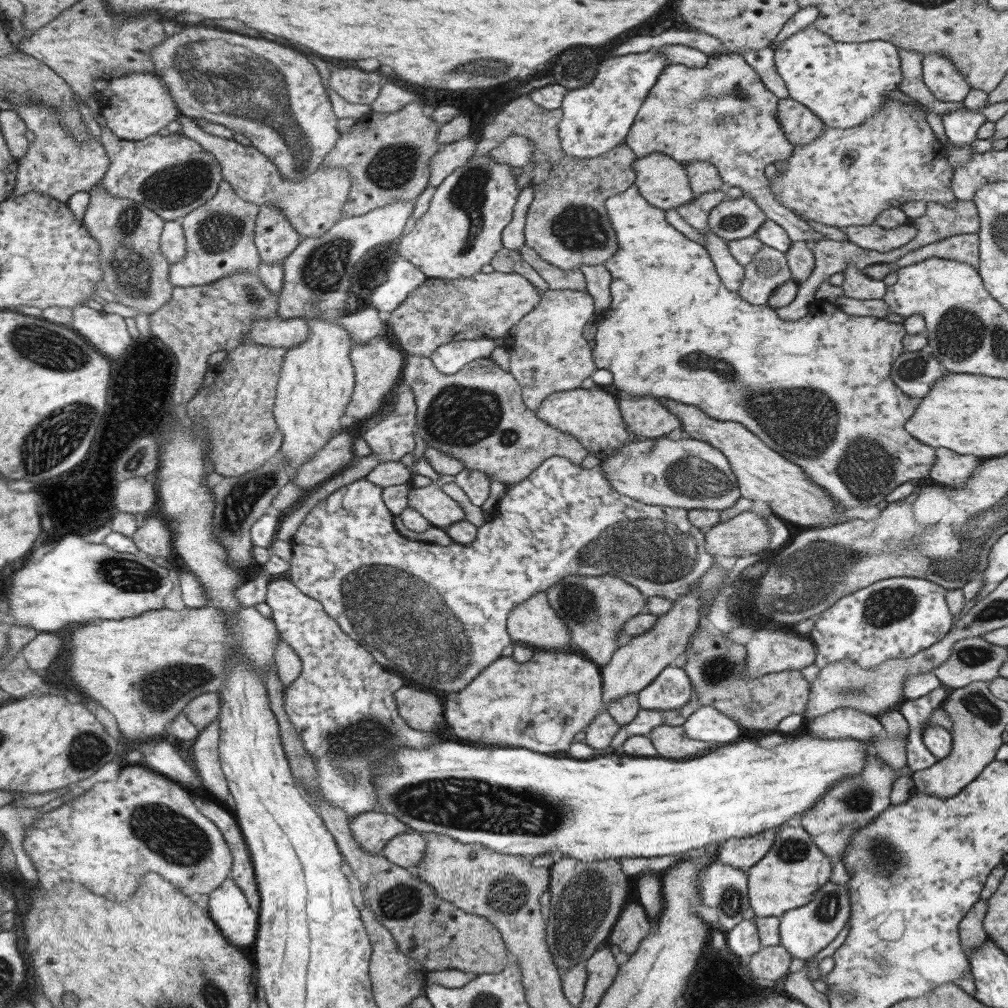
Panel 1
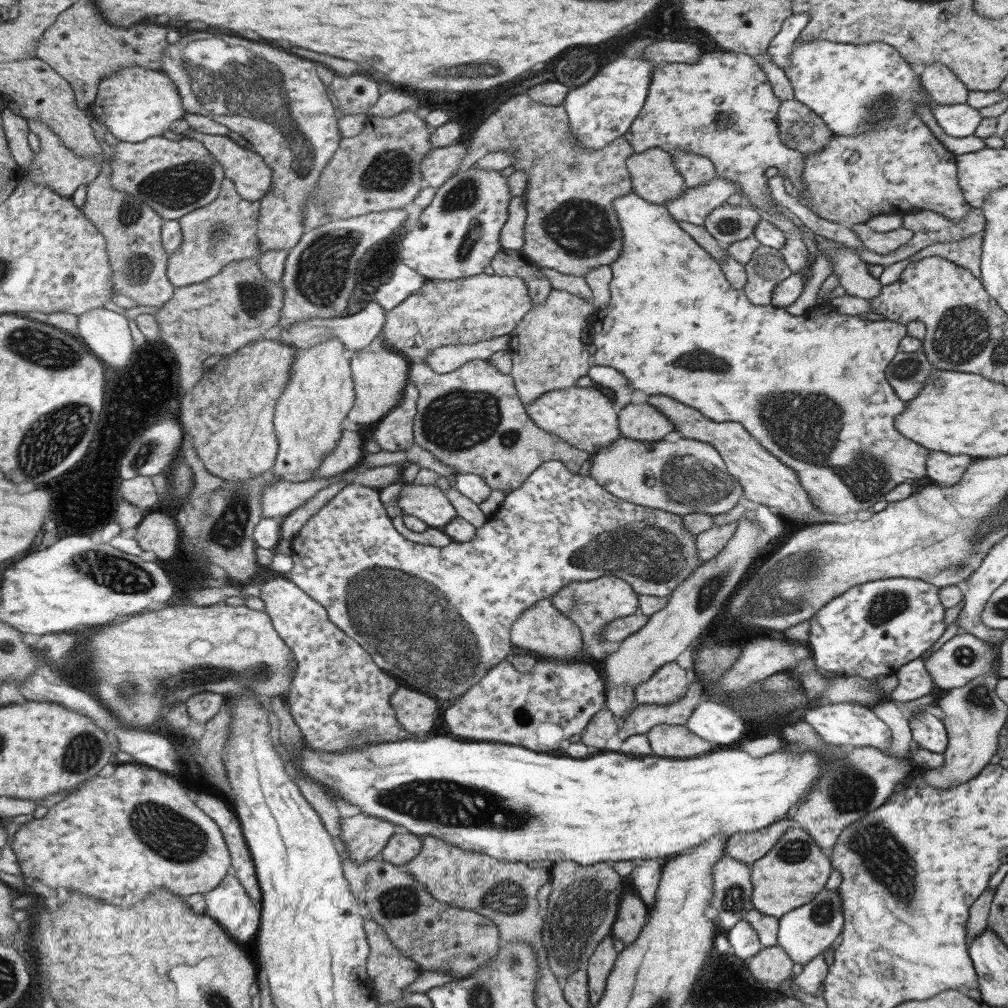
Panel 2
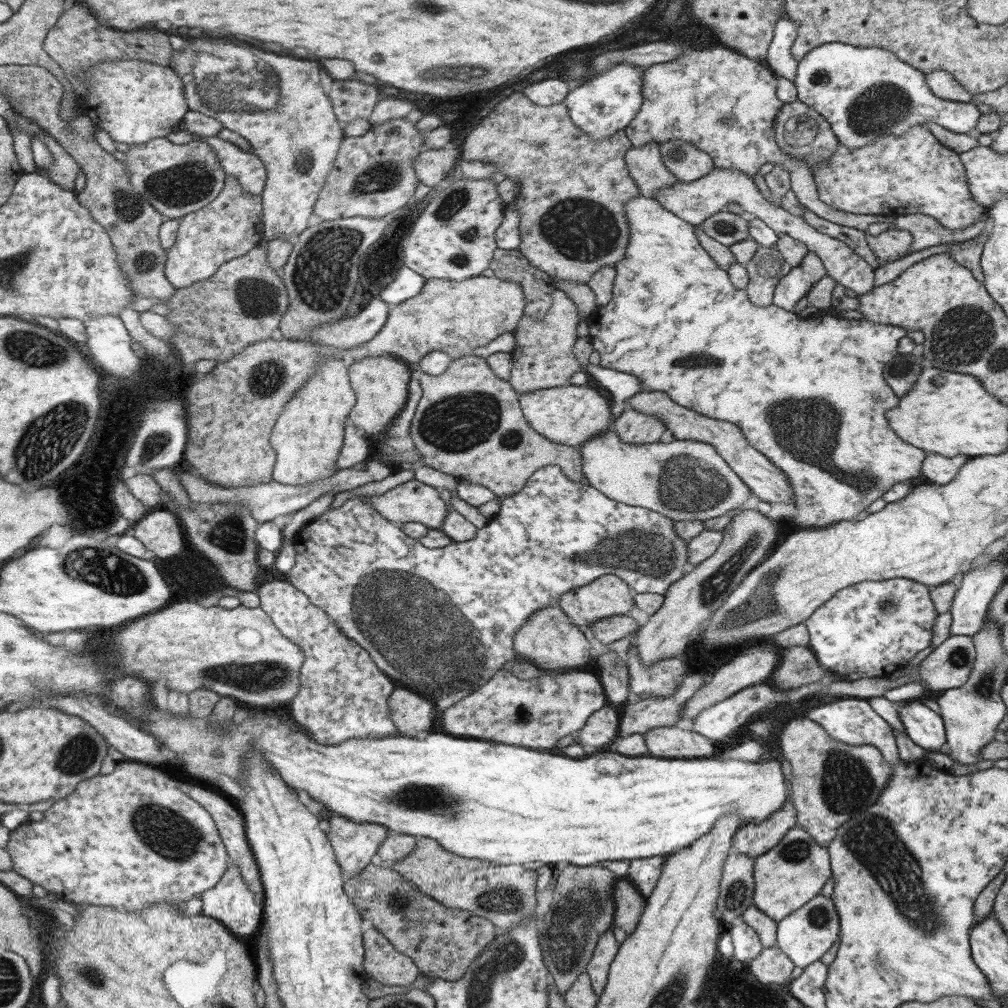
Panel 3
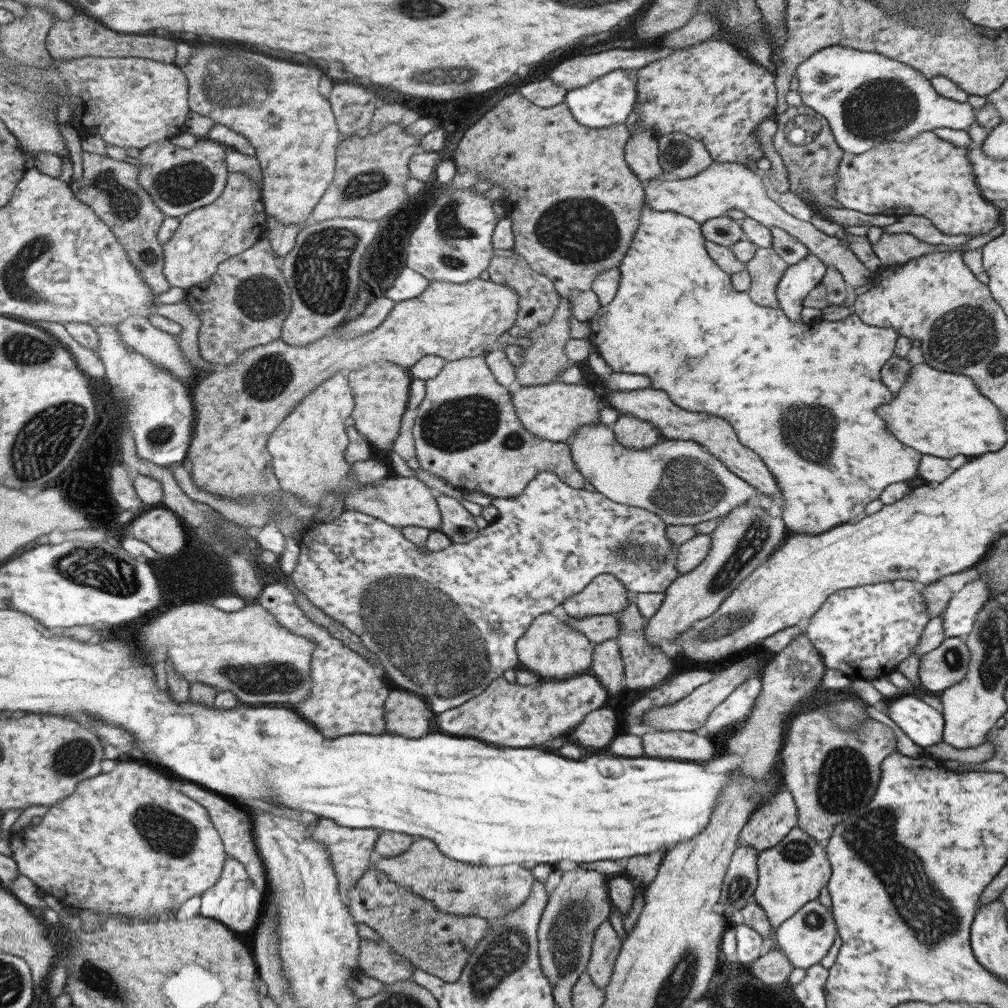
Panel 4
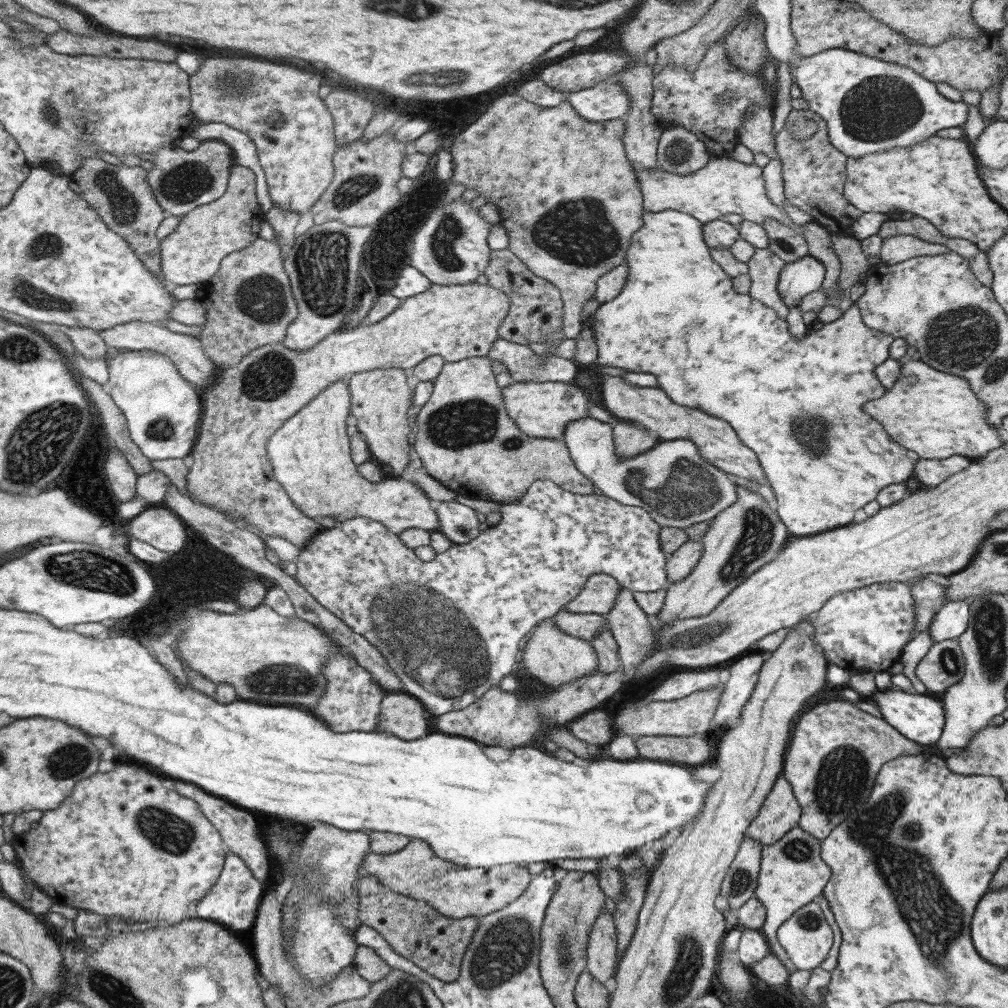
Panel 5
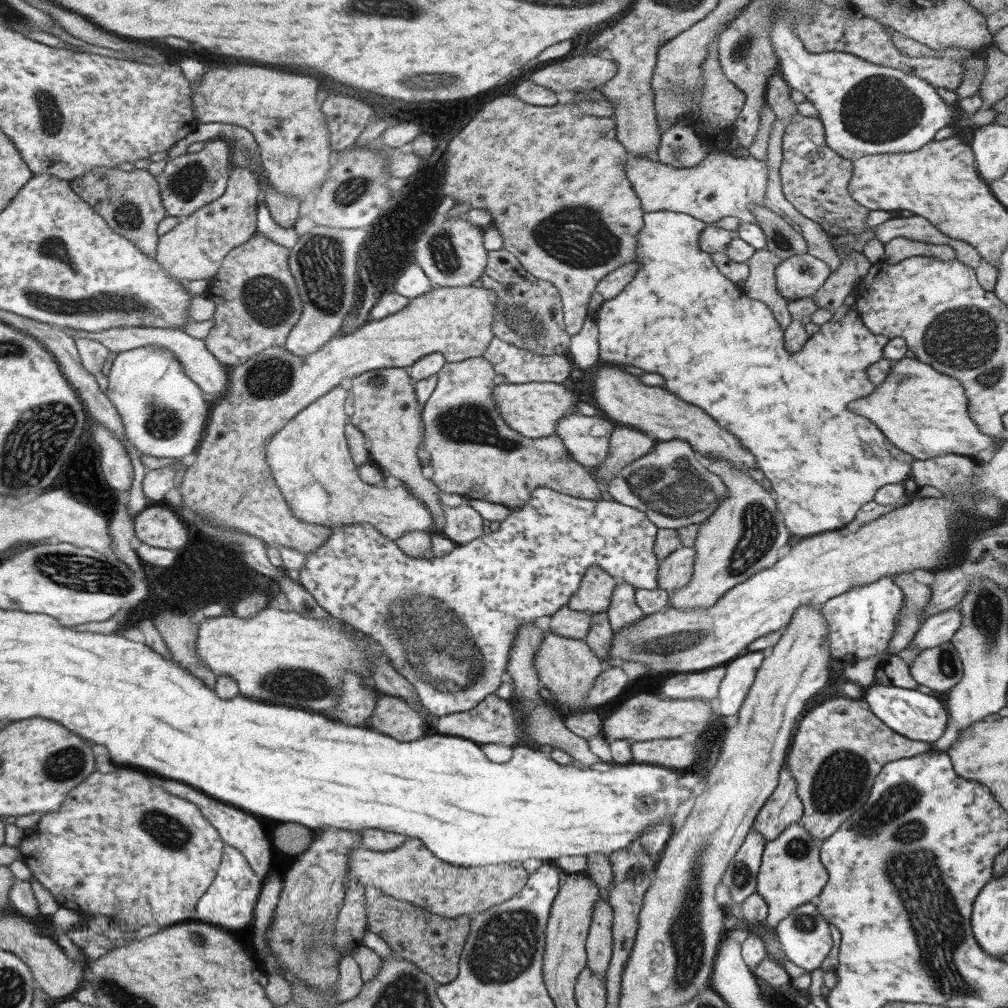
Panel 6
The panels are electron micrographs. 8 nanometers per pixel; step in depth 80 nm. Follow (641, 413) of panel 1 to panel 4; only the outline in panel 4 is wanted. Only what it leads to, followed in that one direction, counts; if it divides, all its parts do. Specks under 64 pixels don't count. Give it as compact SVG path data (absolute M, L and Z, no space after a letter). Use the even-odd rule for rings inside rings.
M619 414L611 425L615 440L625 448L641 450L657 443L659 431L648 422L631 415Z

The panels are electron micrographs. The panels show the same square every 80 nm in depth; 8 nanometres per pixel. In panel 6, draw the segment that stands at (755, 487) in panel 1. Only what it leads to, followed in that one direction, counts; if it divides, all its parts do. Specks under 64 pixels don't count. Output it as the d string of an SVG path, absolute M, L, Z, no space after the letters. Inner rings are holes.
M607 363L597 366L591 396L602 416L647 433L657 442L684 440L697 454L725 459L725 462L729 462L739 471L747 472L749 468L757 468L752 454L742 446L738 438L717 426L710 416L703 414L699 408L691 406L688 402L683 402L675 394L669 394L663 388L645 386L638 376L623 371L621 367Z

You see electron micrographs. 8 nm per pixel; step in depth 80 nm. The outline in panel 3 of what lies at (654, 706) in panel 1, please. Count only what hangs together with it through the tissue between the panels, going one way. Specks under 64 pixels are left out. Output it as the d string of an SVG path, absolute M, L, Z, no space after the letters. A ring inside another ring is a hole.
M629 645L625 666L628 672L629 691L632 698L669 698L679 682L689 673L689 667L676 657L658 660L651 666L641 665L636 648Z

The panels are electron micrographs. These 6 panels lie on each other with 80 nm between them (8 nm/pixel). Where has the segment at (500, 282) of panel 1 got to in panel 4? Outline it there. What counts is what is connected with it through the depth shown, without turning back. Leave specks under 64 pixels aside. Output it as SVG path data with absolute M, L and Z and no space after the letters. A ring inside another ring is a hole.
M478 278L463 284L431 280L415 298L394 303L383 322L367 334L355 338L328 334L305 346L289 346L278 339L244 350L233 362L204 373L190 384L195 428L187 458L192 464L190 474L193 484L199 490L217 494L221 498L268 496L268 500L274 502L282 488L272 472L272 458L266 449L267 439L285 416L316 386L340 370L346 373L359 370L374 361L391 362L408 369L427 354L443 357L445 361L484 355L494 350L497 339L513 327L517 311L517 294L508 286Z

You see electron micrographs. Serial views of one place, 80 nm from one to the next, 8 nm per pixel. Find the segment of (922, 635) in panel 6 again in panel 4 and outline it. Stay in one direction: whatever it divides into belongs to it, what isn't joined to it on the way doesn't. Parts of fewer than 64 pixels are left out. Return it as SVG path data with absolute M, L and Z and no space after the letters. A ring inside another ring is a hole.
M982 578L965 583L956 594L951 595L940 614L944 638L969 634L977 611L989 596L992 595Z

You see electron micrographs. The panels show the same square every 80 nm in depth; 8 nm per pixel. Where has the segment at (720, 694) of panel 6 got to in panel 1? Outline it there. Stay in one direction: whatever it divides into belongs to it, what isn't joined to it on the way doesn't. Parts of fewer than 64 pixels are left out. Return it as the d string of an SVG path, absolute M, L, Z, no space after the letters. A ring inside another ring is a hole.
M698 706L681 726L687 738L703 742L727 744L741 734L741 727L732 718L711 706Z

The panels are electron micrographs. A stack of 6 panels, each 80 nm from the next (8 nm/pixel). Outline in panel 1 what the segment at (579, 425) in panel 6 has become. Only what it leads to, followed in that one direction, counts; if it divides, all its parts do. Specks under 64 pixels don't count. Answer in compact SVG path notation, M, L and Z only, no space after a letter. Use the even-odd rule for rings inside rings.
M666 437L633 440L601 460L600 468L615 492L643 504L685 511L722 511L740 497L738 482L723 453L691 437L675 441Z

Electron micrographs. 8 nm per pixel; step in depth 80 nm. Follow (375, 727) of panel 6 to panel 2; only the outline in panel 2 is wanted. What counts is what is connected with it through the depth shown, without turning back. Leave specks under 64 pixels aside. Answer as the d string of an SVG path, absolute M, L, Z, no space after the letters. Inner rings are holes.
M398 687L389 698L389 705L395 712L397 722L407 733L429 732L435 718L439 718L439 706L433 698Z

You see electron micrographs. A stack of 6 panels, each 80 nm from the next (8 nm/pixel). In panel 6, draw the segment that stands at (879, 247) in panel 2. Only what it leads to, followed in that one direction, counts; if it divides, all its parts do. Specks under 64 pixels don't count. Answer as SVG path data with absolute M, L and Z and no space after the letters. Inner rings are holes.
M897 237L883 244L883 261L899 263L911 257L930 257L939 261L953 261L955 252L946 245L929 244Z

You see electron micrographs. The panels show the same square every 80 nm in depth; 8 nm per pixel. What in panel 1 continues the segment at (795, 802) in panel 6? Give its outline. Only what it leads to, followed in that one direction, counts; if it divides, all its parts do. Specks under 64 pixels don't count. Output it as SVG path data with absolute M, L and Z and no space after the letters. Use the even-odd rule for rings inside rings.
M773 827L745 838L724 840L717 845L717 853L713 861L746 872L771 848L780 827Z

